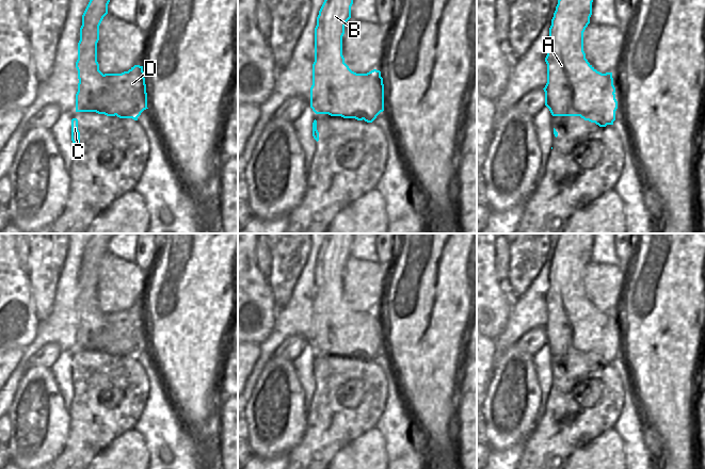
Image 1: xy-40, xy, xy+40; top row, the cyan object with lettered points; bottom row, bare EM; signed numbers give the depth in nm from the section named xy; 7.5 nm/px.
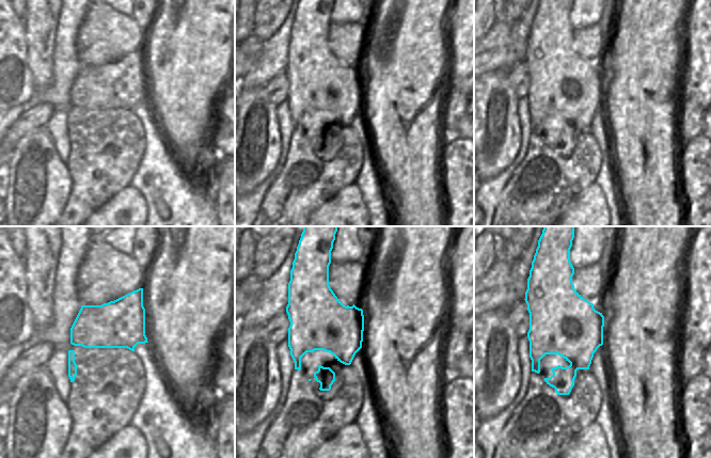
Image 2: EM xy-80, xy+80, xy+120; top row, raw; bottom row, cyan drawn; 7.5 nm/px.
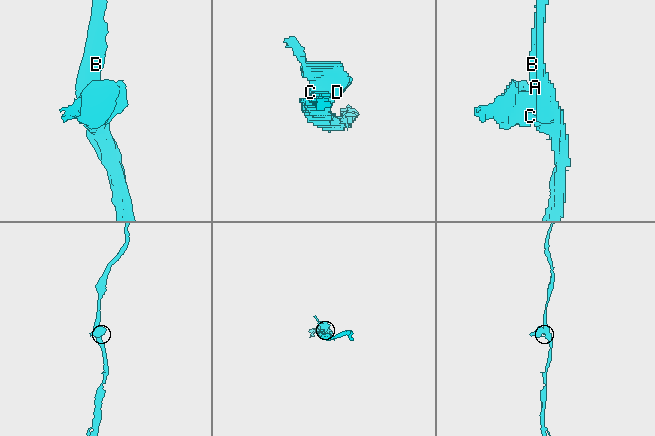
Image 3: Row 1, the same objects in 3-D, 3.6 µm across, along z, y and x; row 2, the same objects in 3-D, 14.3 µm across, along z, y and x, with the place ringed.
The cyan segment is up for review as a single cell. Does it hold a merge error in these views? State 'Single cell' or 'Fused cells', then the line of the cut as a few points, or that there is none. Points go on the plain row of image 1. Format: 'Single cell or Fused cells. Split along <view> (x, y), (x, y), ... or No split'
Fused cells. Split along xy (339, 303), (350, 318), (372, 321), (375, 327), (383, 332)

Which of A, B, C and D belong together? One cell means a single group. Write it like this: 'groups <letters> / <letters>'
groups A B / C D

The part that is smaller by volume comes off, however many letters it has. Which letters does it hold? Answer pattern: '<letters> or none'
C, D

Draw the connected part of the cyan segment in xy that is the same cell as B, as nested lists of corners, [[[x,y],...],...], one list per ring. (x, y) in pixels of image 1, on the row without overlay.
[[[326,233],[325,239],[319,249],[319,254],[317,256],[317,264],[315,266],[315,301],[313,303],[313,324],[310,326],[310,346],[316,353],[329,353],[331,355],[341,355],[343,357],[355,357],[357,359],[363,359],[362,357],[356,357],[354,352],[360,351],[363,346],[367,346],[368,343],[373,340],[384,340],[384,331],[379,331],[373,321],[357,322],[354,319],[350,319],[348,314],[343,313],[345,309],[340,305],[341,302],[345,302],[345,296],[342,294],[342,275],[345,273],[345,264],[347,260],[351,257],[351,245],[353,243],[353,234],[354,233]]]

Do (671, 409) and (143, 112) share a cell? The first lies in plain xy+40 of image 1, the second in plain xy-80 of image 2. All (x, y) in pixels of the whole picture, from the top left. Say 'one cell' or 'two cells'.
two cells

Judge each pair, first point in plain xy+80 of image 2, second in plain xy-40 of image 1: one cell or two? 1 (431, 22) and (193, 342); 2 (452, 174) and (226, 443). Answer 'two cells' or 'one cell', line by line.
1: one cell
2: one cell

